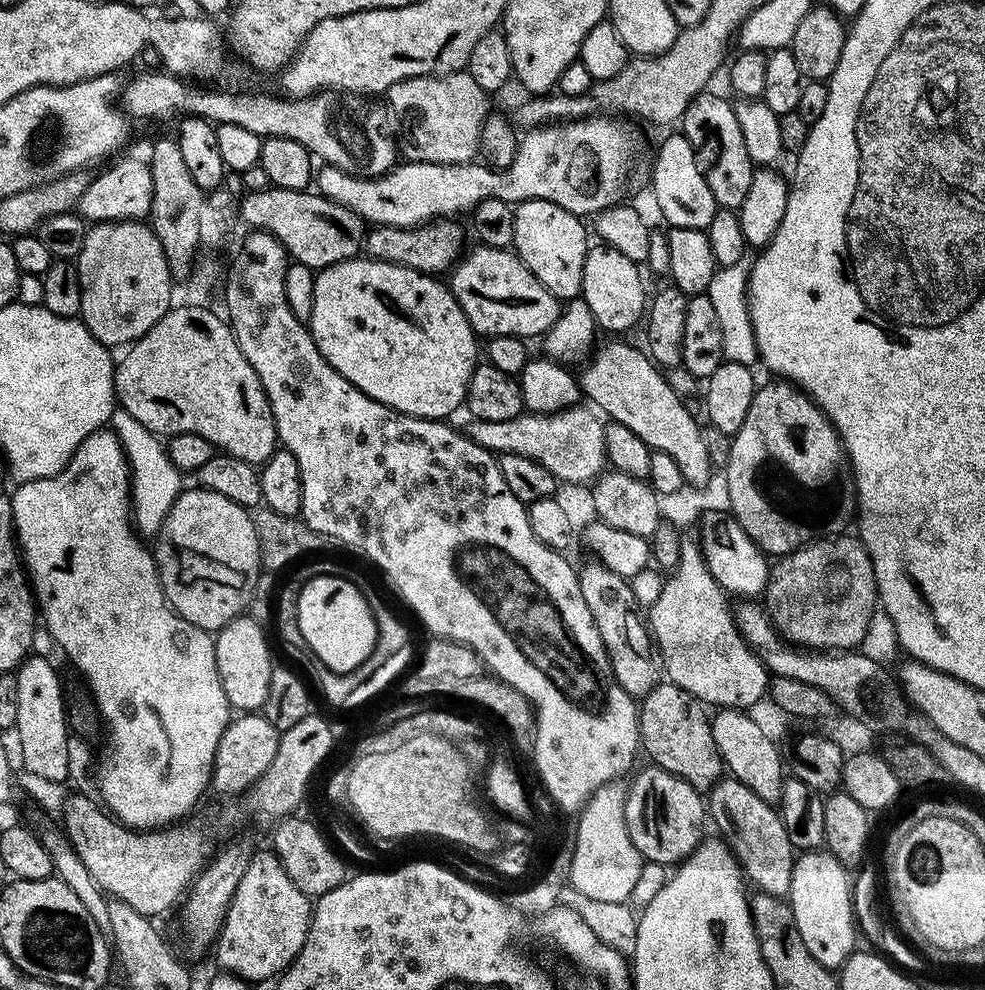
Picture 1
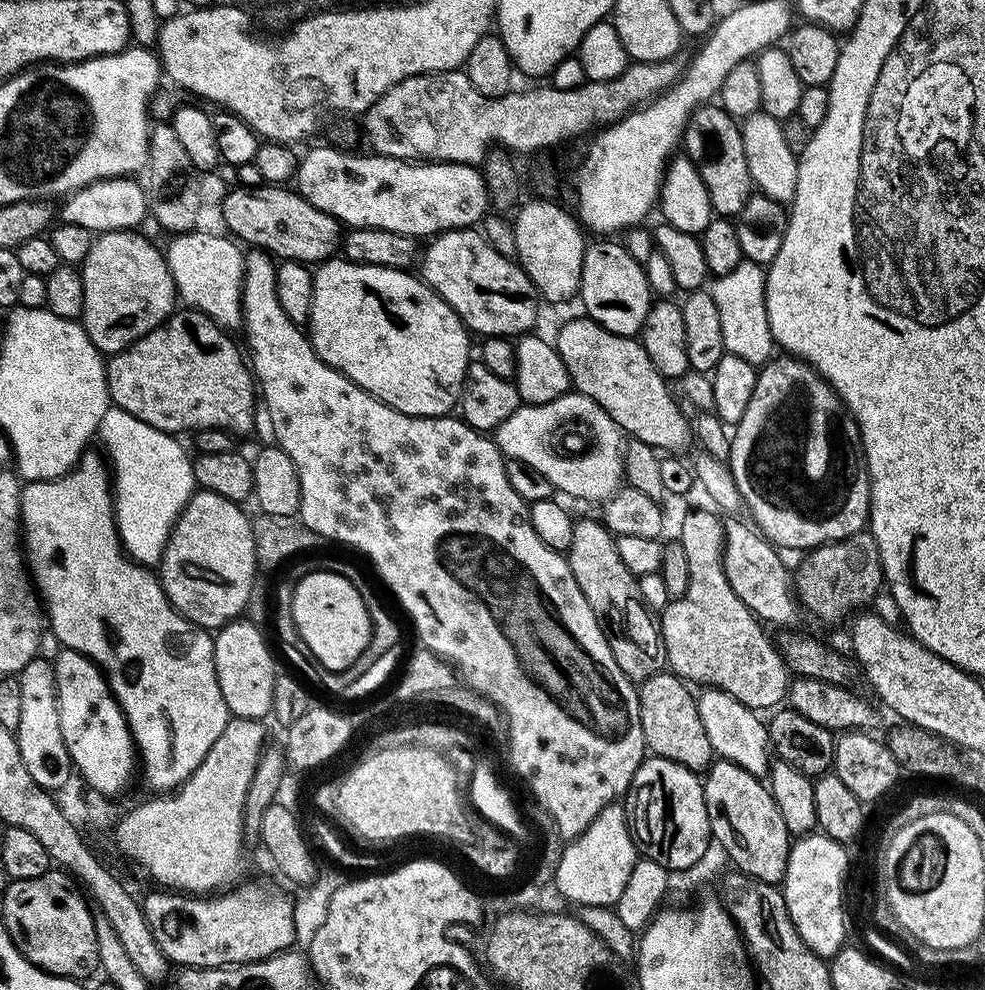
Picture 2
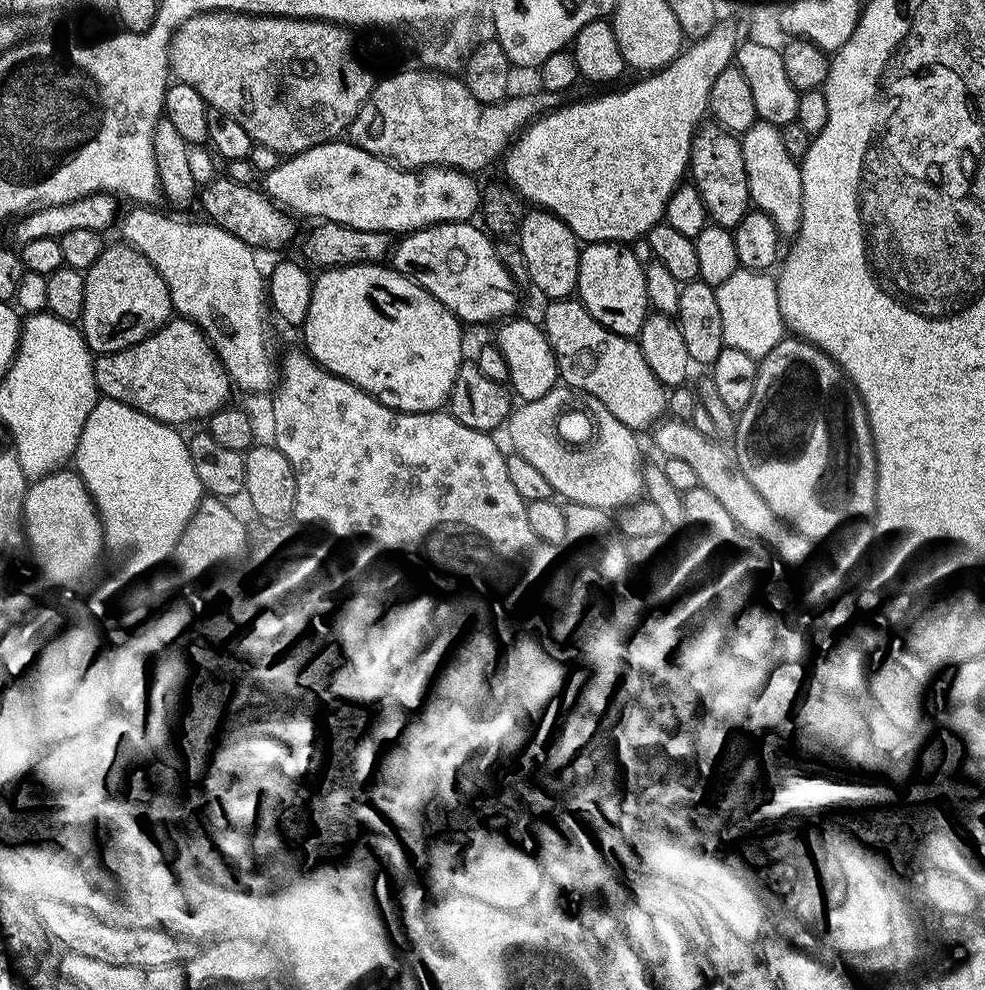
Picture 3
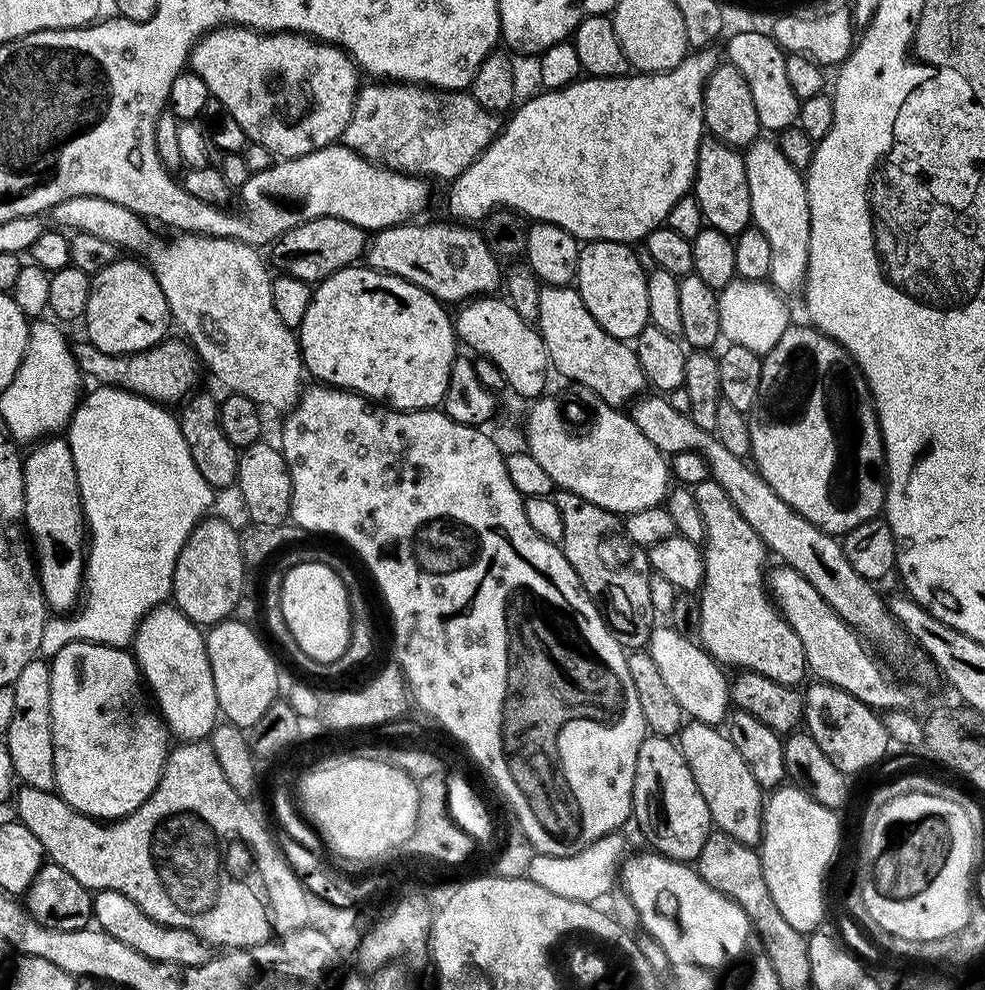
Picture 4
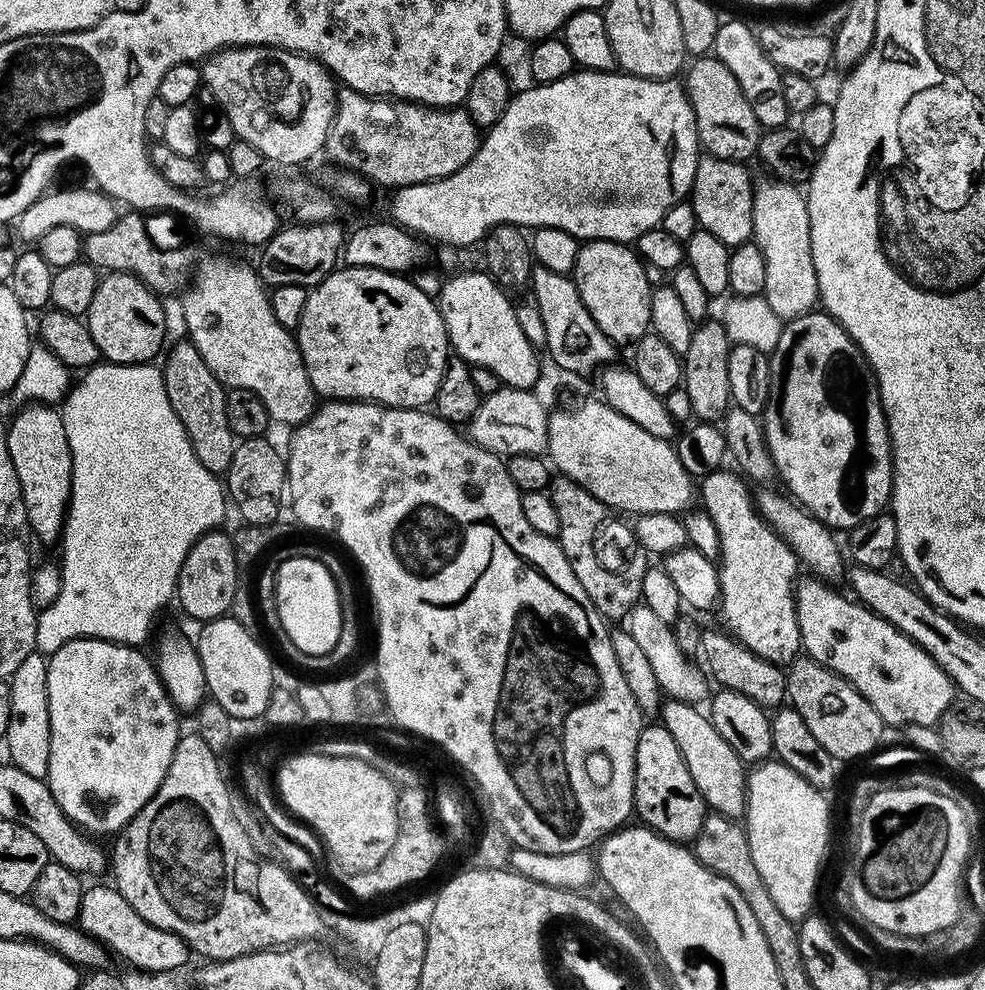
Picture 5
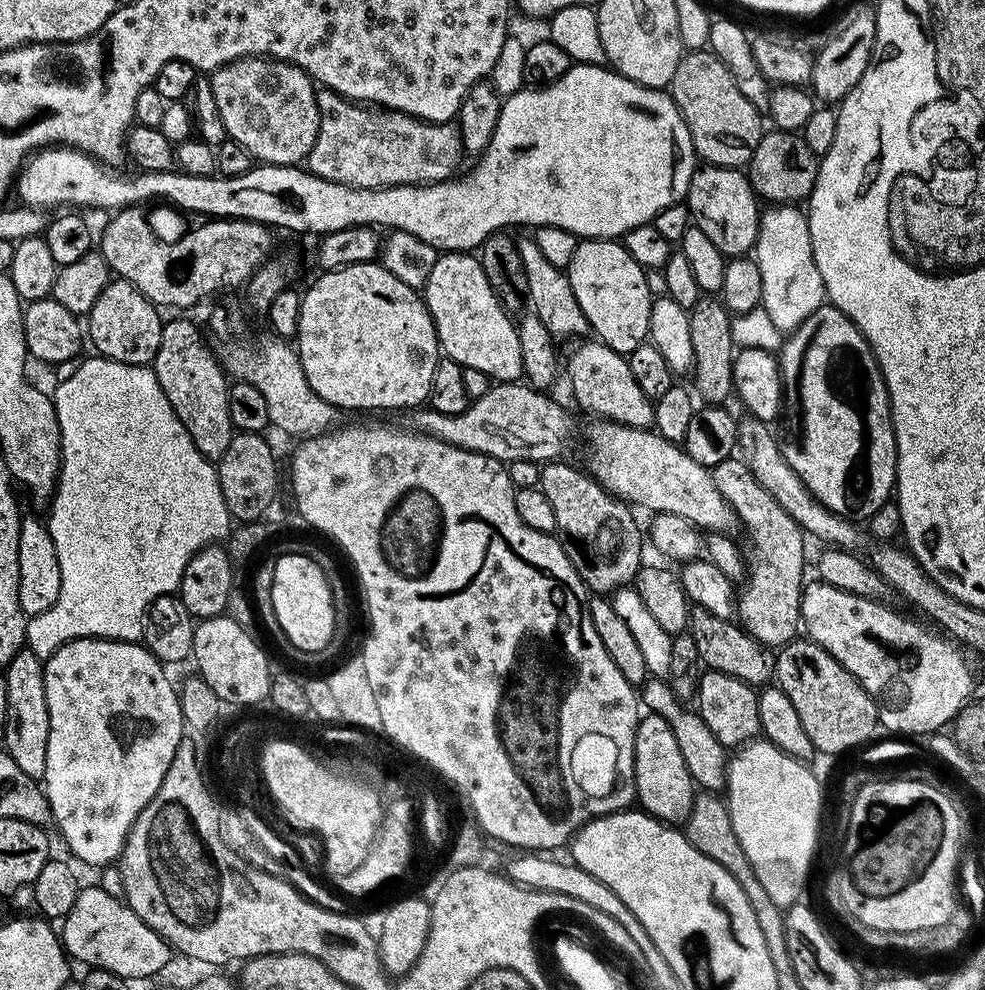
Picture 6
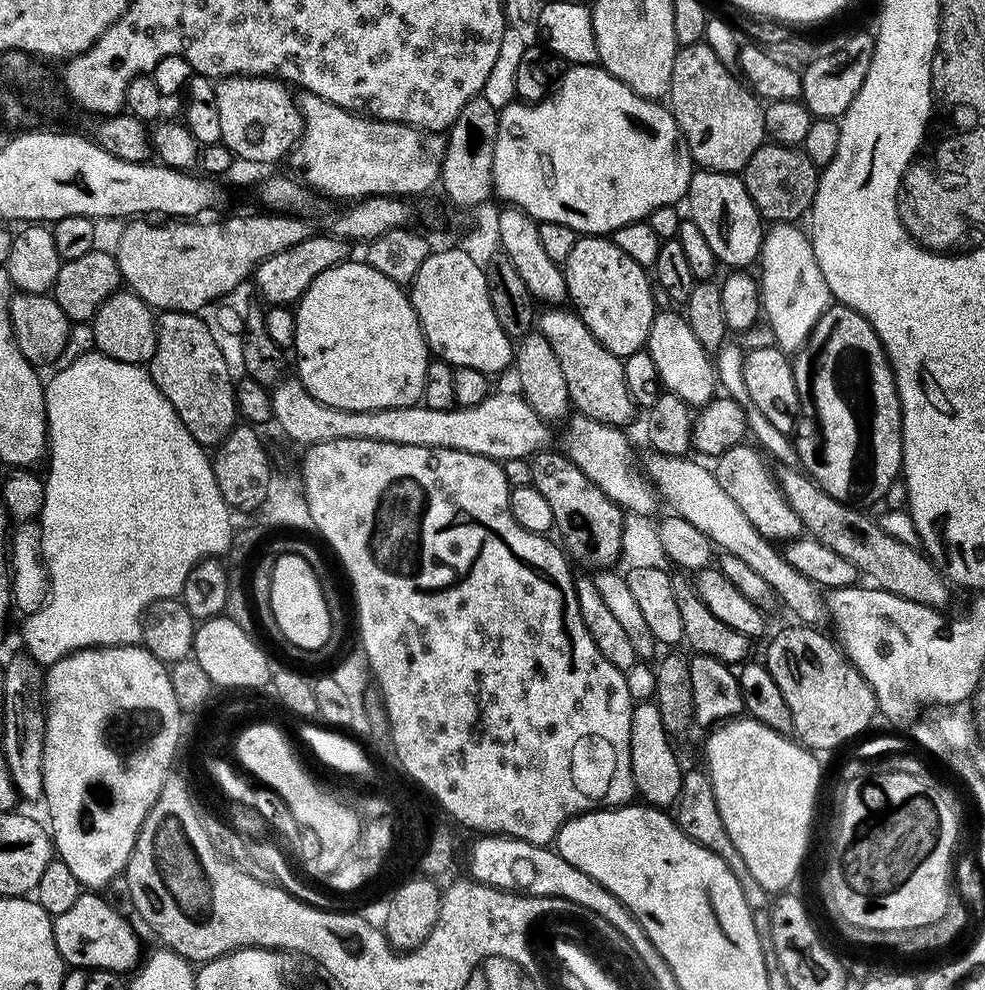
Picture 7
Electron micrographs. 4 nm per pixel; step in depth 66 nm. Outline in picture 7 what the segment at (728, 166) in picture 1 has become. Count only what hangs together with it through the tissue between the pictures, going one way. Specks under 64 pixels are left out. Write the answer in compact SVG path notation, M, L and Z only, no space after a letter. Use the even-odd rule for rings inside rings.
M700 168L693 171L690 182L688 183L687 204L687 215L696 223L698 230L702 230L702 234L706 238L706 243L709 244L710 250L714 250L717 261L723 267L725 264L725 269L748 270L759 261L766 224L761 219L759 210L751 200L750 194L747 193L743 179L737 173L715 172L709 168Z

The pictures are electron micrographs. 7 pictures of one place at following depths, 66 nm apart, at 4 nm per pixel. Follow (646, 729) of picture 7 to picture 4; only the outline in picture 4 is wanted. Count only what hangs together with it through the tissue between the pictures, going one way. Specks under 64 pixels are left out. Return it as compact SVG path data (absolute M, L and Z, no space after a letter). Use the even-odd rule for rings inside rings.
M655 734L645 736L634 770L632 816L641 834L660 855L668 856L671 860L694 862L702 854L706 838L714 831L713 822L690 766L675 739Z

